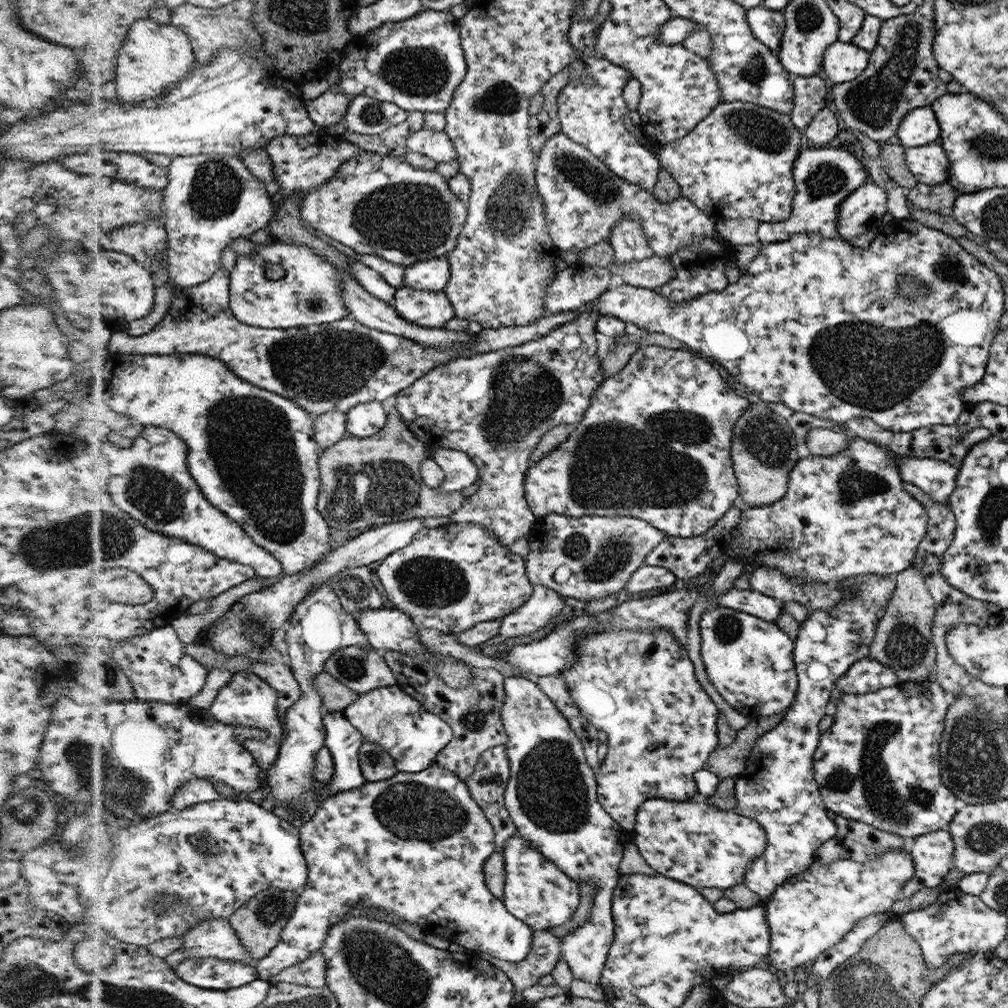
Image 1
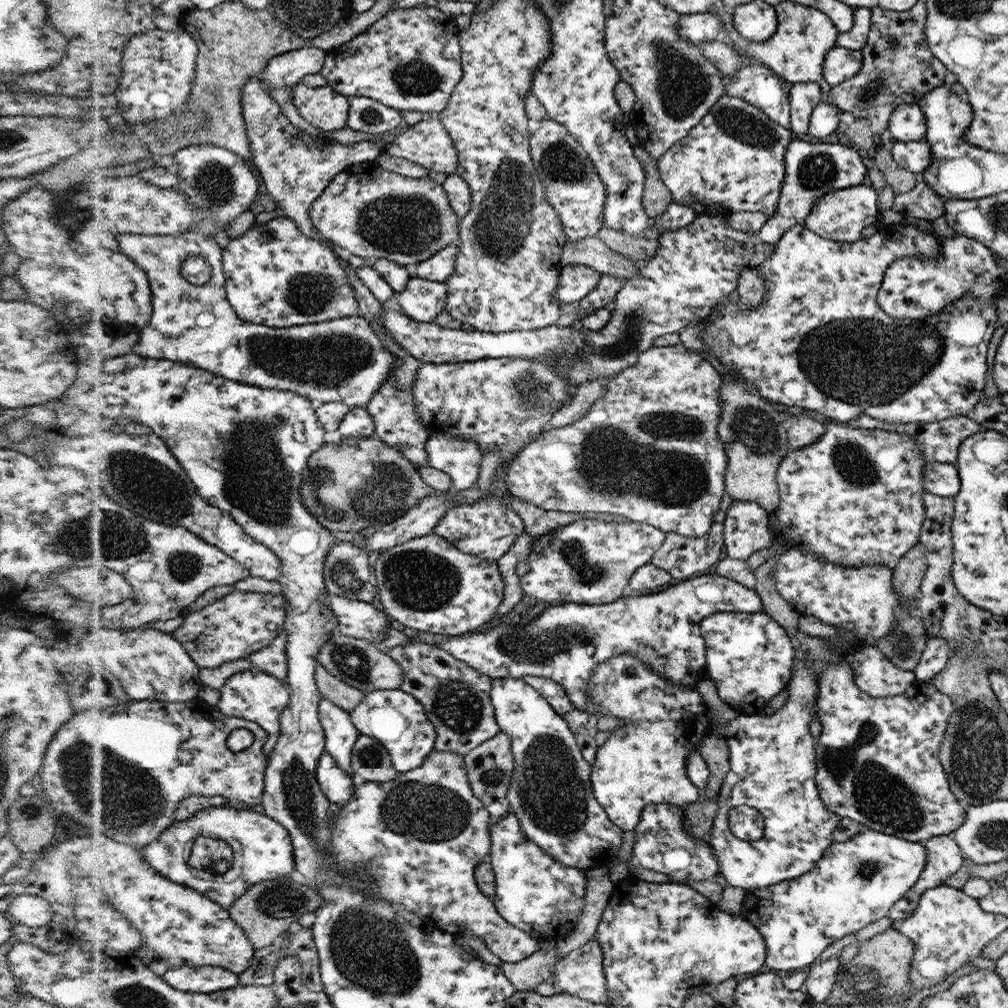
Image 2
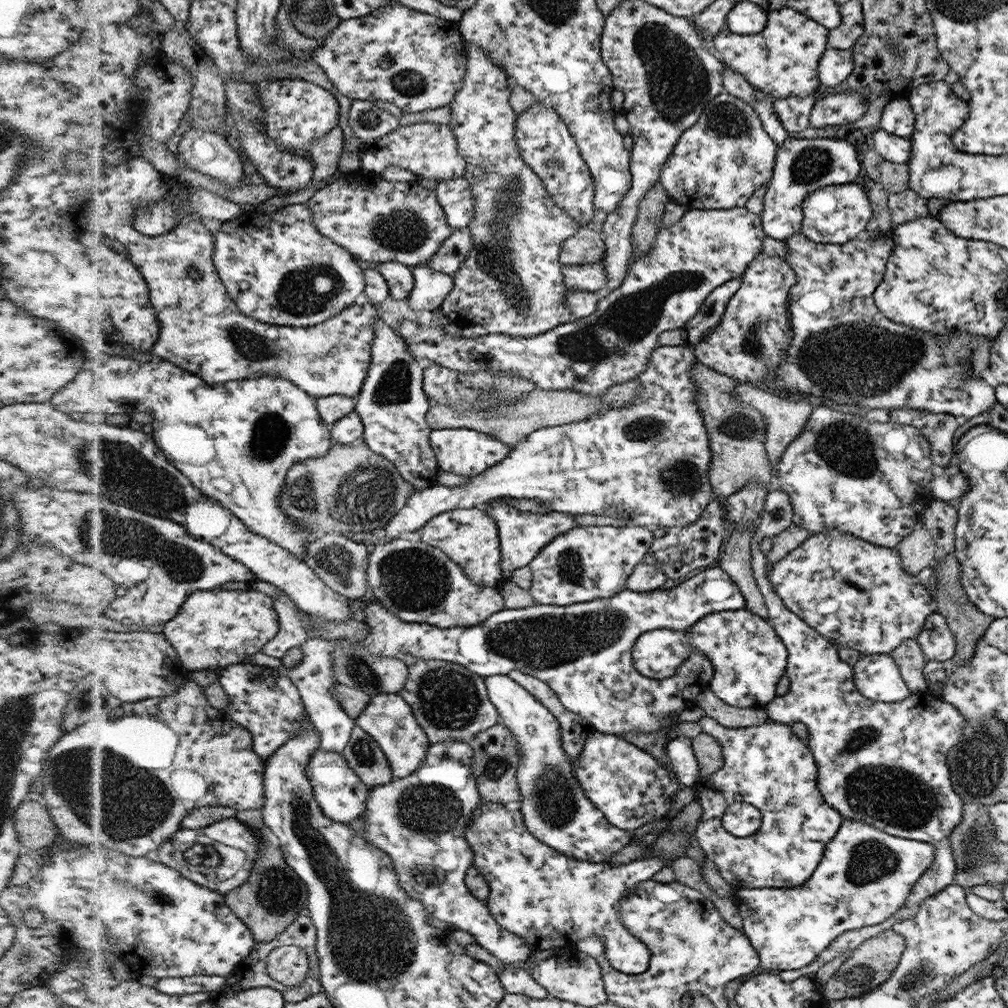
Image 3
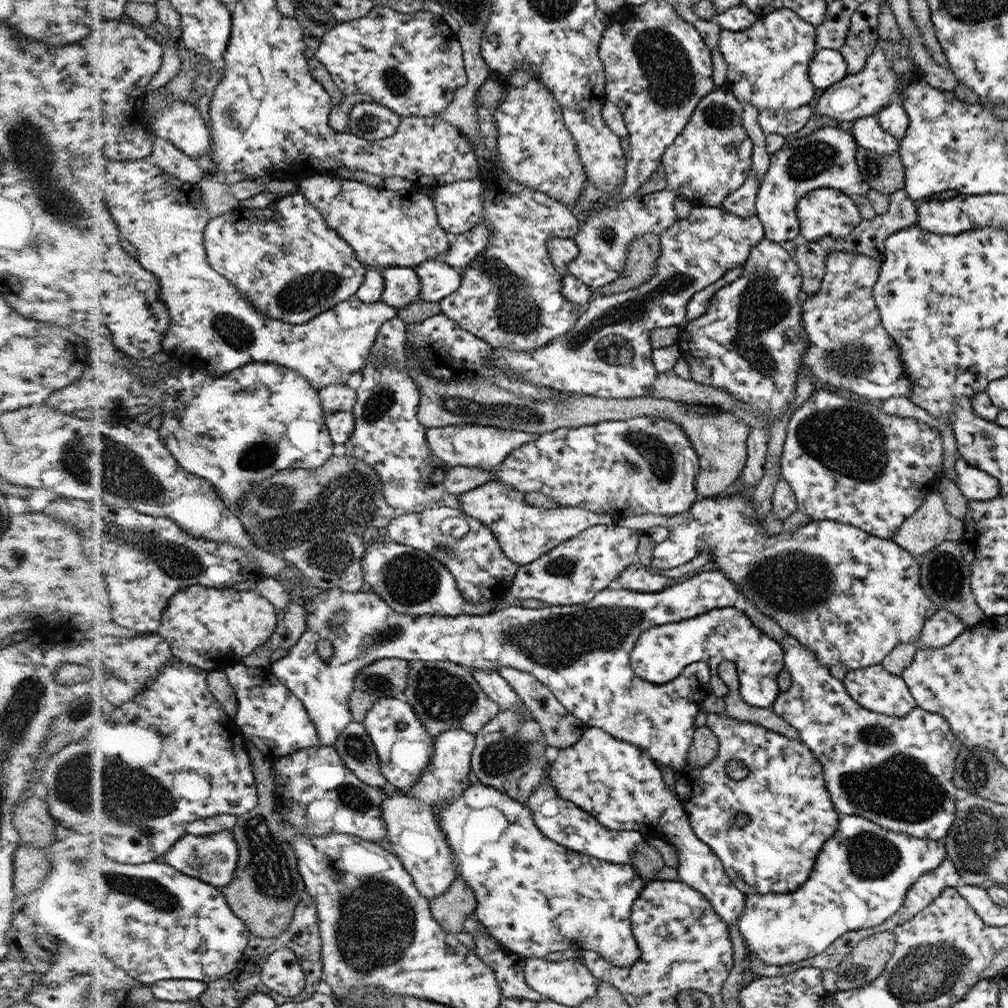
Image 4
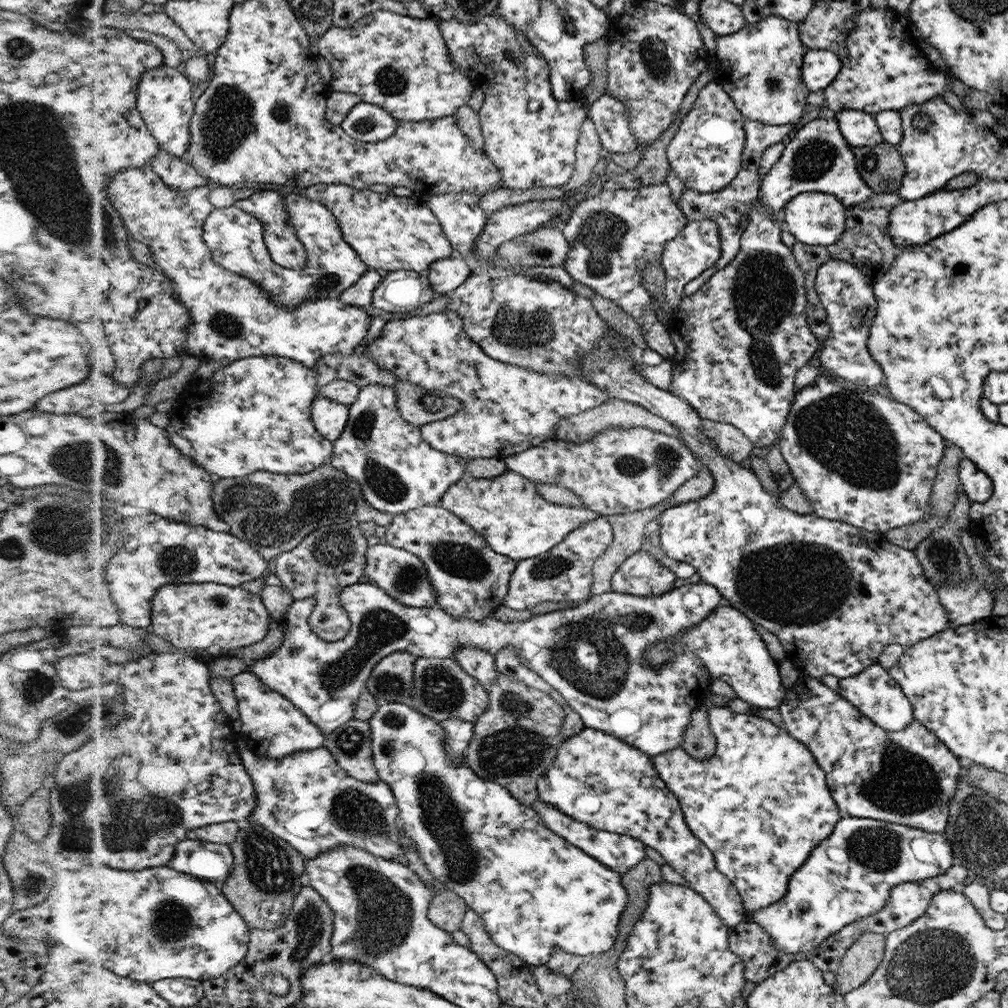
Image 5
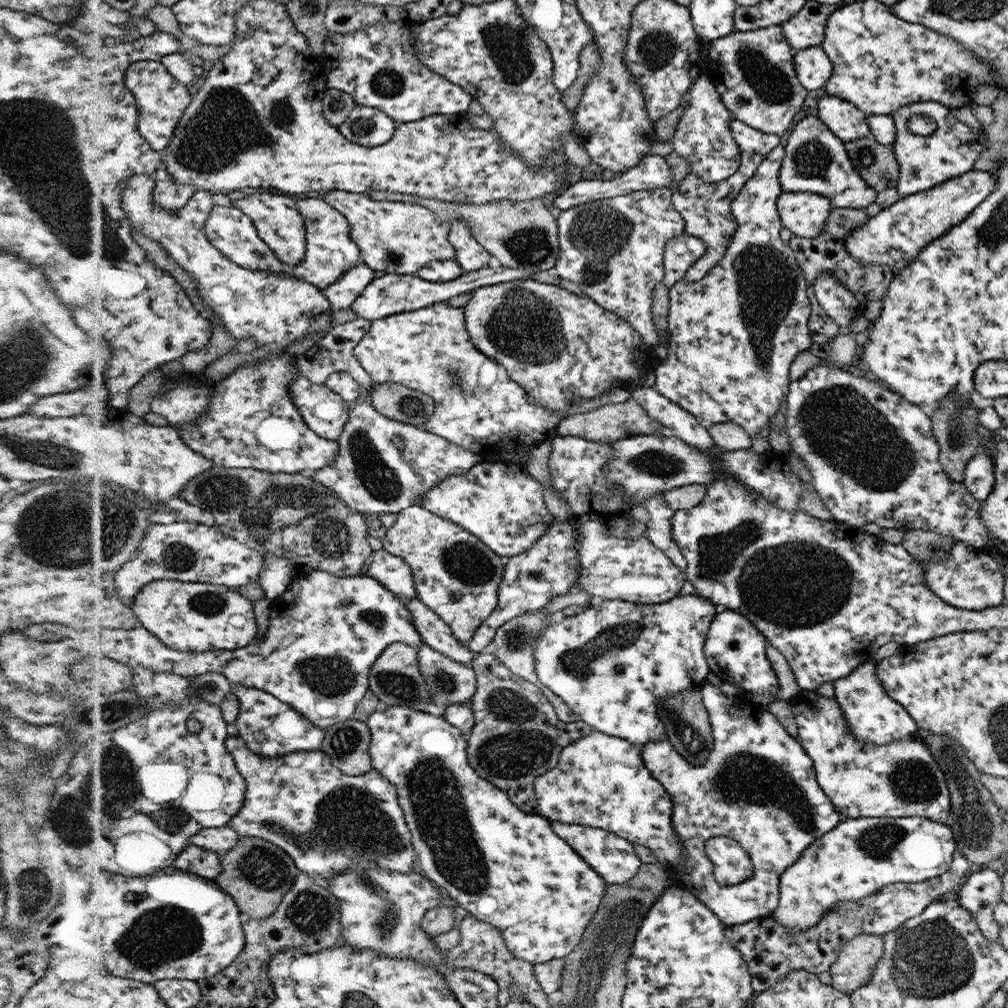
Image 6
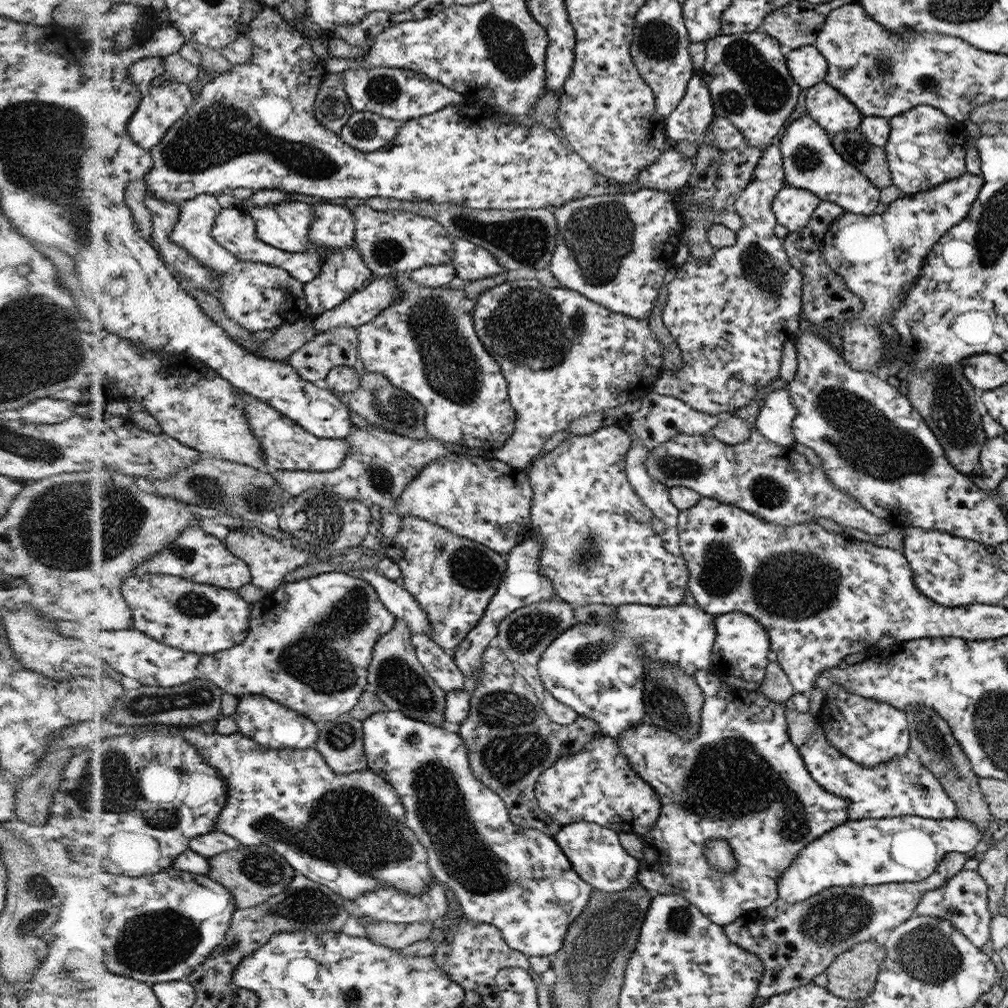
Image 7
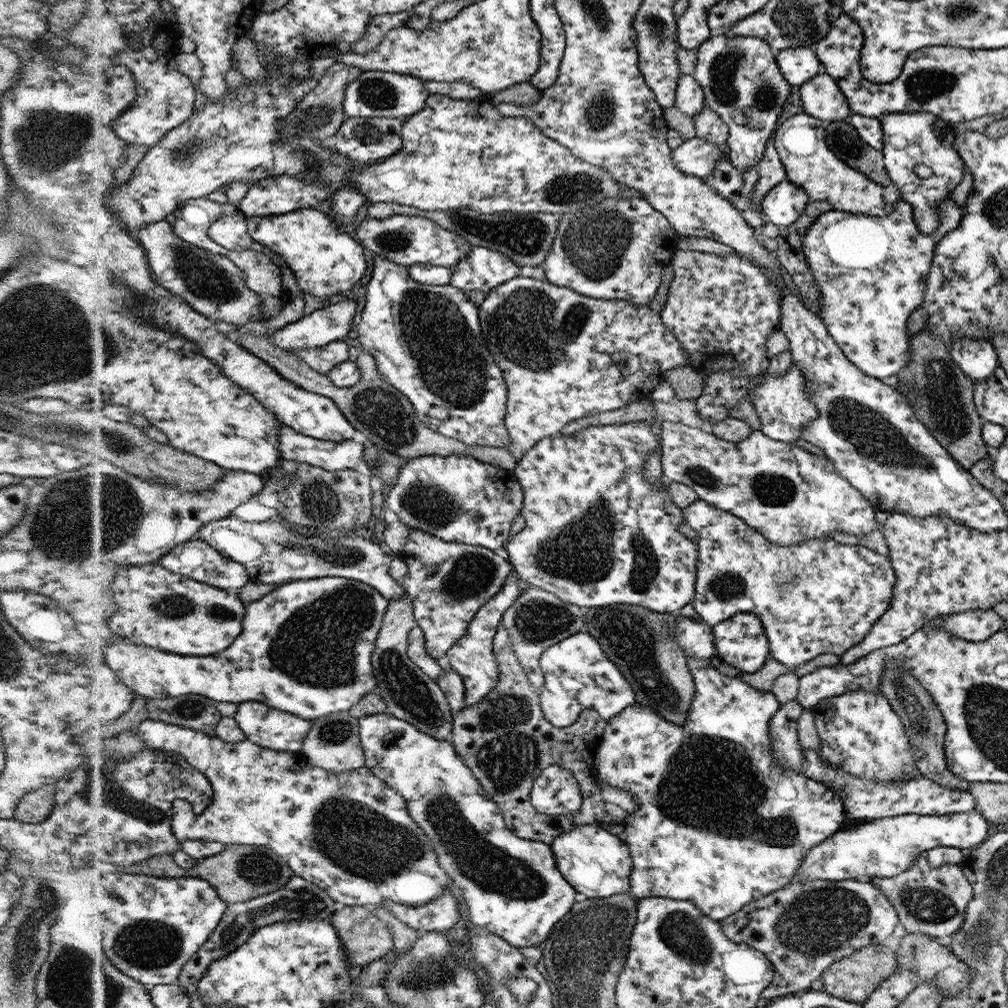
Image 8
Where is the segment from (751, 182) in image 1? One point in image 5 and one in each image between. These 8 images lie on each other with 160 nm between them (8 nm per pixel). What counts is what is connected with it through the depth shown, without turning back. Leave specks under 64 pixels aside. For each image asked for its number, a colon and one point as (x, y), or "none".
2: (736, 161)
3: (720, 163)
4: (711, 161)
5: (706, 153)

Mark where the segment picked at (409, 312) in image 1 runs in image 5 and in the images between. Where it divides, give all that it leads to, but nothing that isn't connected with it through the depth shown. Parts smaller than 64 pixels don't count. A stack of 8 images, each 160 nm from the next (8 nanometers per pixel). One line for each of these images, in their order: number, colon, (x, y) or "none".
2: (422, 300)
3: (431, 287)
4: (438, 279)
5: (445, 275)

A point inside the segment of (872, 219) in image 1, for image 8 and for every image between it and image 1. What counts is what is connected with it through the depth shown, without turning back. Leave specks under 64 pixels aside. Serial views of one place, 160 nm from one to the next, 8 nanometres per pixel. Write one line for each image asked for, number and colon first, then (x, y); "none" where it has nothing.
2: (841, 215)
3: (835, 214)
4: (825, 214)
5: (815, 218)
6: (804, 214)
7: (794, 207)
8: (783, 205)

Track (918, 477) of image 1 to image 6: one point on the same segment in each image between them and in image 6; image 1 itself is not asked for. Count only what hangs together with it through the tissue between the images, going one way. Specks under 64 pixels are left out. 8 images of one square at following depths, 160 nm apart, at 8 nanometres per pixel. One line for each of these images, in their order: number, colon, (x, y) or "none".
2: (942, 479)
3: (953, 484)
4: (974, 484)
5: (976, 484)
6: (979, 479)

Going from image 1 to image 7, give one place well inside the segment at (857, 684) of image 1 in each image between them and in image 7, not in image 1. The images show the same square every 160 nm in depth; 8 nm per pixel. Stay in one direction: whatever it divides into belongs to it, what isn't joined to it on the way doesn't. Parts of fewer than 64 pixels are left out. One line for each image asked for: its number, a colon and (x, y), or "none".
2: (874, 673)
3: (877, 676)
4: (875, 688)
5: (876, 694)
6: (873, 717)
7: (871, 732)

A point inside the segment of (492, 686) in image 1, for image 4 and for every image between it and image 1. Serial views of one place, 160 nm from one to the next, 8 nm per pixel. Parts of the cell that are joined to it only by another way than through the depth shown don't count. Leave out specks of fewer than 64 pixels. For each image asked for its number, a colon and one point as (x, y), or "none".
2: (457, 697)
3: (451, 703)
4: (446, 695)

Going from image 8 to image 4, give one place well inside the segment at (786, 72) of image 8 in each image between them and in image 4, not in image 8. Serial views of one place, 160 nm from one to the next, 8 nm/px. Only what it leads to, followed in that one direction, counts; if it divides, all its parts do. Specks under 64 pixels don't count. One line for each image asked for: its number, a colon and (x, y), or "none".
4: (829, 66)
5: (821, 67)
6: (814, 67)
7: (808, 66)

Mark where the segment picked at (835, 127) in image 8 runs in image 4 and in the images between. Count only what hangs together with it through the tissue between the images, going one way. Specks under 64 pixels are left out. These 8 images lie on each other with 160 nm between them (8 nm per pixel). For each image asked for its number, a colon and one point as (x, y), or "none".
4: (886, 173)
5: (882, 166)
6: (876, 163)
7: (871, 160)

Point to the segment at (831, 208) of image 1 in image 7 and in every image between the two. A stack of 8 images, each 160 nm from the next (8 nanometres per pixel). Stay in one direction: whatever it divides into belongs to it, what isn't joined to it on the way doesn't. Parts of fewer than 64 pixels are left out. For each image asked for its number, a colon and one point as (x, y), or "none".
2: (813, 169)
3: (802, 165)
4: (826, 158)
5: (819, 158)
6: (816, 161)
7: (809, 156)

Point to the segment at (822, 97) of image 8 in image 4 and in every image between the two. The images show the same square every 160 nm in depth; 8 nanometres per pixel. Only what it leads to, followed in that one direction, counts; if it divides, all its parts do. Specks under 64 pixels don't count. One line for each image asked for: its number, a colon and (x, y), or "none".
4: (868, 133)
5: (859, 128)
6: (848, 122)
7: (827, 106)

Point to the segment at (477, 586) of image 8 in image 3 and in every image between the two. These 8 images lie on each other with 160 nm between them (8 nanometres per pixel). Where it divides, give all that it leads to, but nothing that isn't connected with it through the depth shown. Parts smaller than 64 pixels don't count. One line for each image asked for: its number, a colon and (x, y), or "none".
3: (470, 537)
4: (469, 549)
5: (471, 580)
6: (457, 575)
7: (453, 578)

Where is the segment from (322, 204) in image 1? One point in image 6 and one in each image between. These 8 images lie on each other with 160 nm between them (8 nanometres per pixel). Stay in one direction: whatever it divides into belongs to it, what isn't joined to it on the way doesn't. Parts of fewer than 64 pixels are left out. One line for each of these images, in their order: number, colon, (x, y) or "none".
2: (370, 212)
3: (379, 221)
4: (387, 228)
5: (390, 233)
6: (394, 237)

